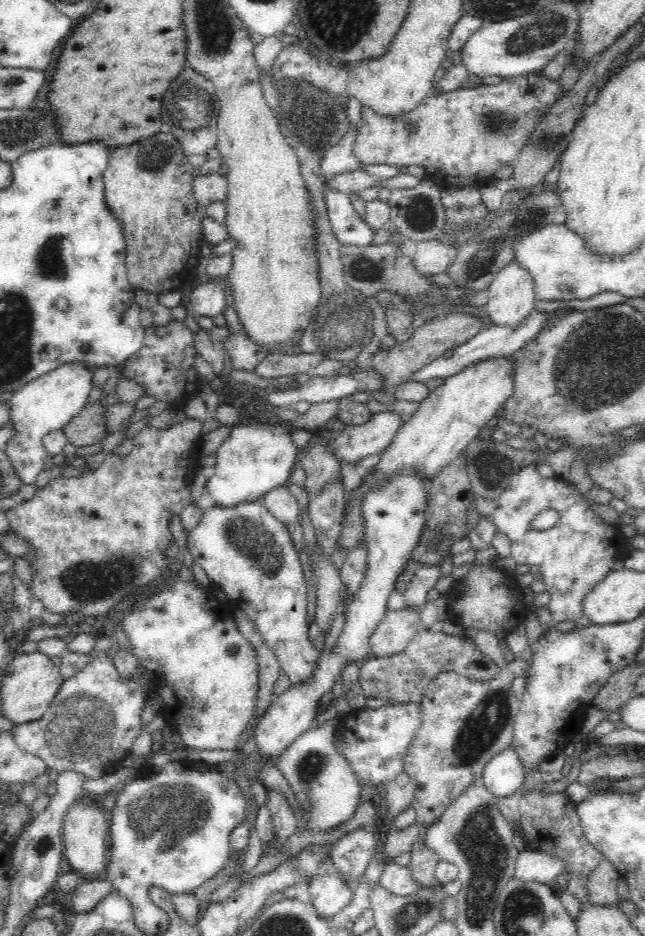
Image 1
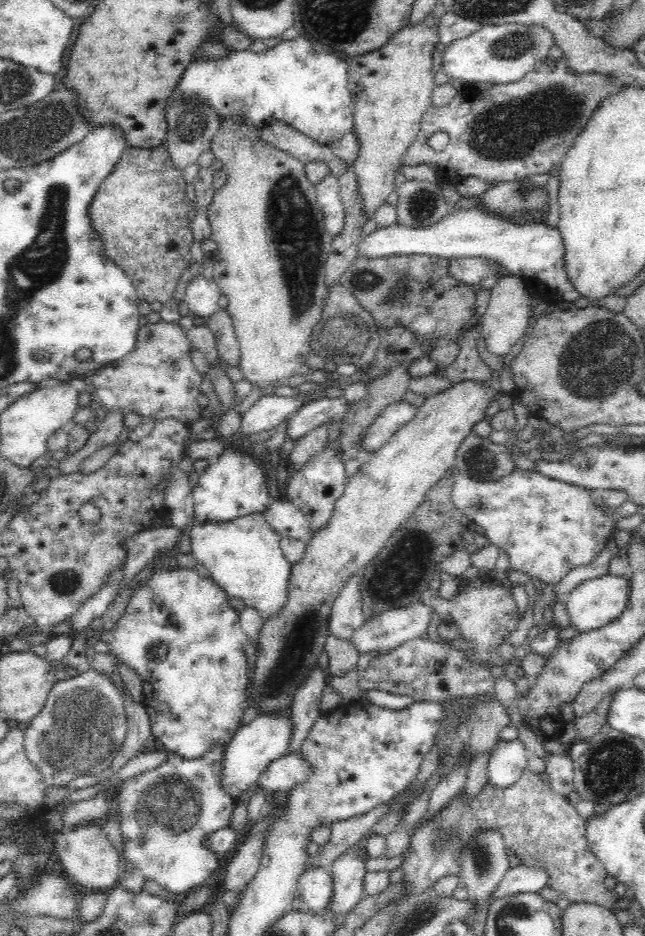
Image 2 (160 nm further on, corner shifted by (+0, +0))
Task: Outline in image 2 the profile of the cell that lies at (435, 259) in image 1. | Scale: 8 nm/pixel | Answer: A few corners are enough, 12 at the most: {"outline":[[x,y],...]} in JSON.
{"outline":[[484,257],[449,259],[448,272],[474,285],[498,263]]}

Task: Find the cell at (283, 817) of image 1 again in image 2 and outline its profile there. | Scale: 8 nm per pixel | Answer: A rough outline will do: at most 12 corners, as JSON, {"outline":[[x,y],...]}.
{"outline":[[264,835],[248,837],[226,866],[224,893],[240,892],[254,878]]}

